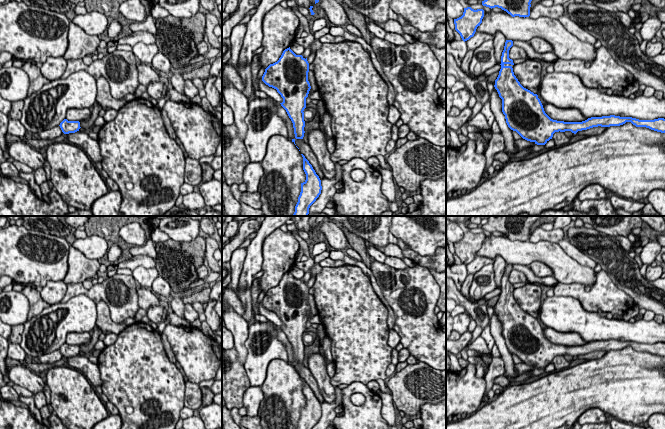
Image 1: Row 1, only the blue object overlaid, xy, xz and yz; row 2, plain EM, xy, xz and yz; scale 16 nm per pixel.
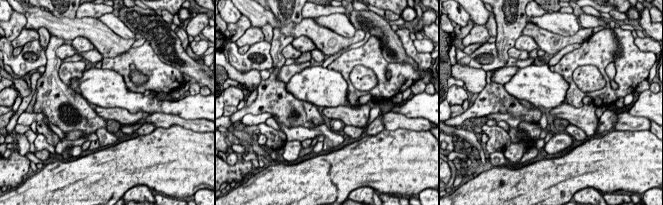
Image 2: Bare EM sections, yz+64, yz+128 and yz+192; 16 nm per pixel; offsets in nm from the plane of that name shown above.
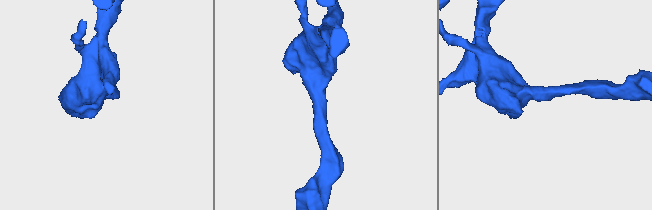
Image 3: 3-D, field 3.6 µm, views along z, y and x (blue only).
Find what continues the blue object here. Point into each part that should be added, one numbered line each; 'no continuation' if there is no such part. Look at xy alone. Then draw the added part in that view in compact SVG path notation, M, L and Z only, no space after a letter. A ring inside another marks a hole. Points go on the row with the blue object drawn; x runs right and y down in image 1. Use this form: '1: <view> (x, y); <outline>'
no continuation

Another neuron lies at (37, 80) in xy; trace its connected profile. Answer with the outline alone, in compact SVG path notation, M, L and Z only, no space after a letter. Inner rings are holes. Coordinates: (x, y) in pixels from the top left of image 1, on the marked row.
M25 60L21 68L27 73L30 80L28 96L39 91L45 84L50 82L42 75L40 68L30 60Z

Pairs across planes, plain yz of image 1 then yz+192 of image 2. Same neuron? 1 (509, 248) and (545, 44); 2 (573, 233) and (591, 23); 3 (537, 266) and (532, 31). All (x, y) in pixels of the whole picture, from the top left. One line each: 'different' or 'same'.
1: same
2: same
3: different

